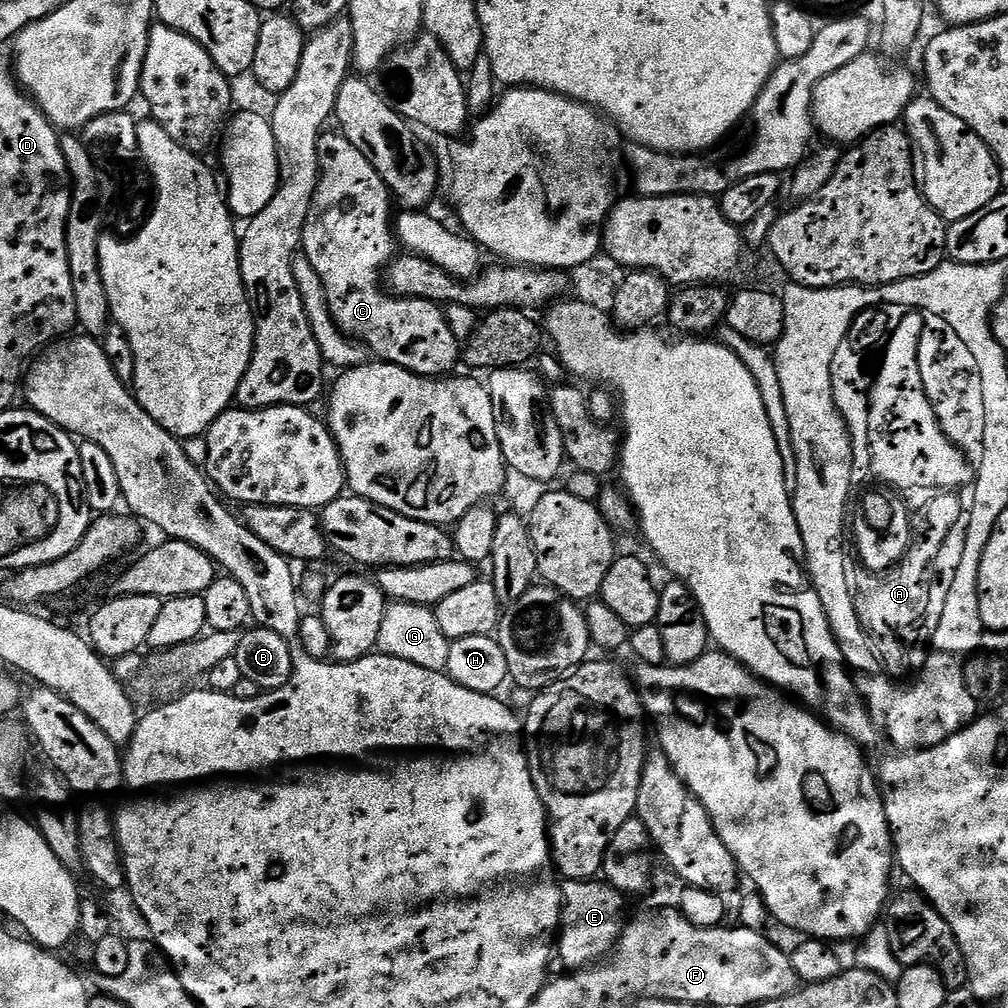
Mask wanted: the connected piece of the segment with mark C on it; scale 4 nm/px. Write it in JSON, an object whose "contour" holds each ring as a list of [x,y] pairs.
{"contour":[[[325,131],[321,135],[320,141],[318,142],[318,158],[320,159],[320,184],[316,187],[316,196],[312,199],[312,209],[304,227],[302,255],[309,259],[311,266],[313,266],[321,279],[322,286],[325,290],[325,301],[328,303],[329,314],[332,316],[333,322],[345,336],[351,338],[353,341],[359,342],[373,357],[379,358],[383,363],[397,364],[414,374],[429,378],[440,378],[445,374],[451,373],[448,371],[455,366],[456,360],[458,364],[462,356],[462,348],[454,338],[454,334],[450,334],[450,326],[444,317],[444,308],[434,303],[433,300],[405,300],[403,298],[397,298],[389,294],[382,287],[382,273],[392,263],[394,253],[398,248],[397,241],[394,239],[393,221],[390,219],[390,216],[388,220],[388,200],[390,201],[388,187],[382,182],[382,178],[376,173],[374,166],[370,166],[370,162],[362,154],[362,150],[357,150],[339,131]]]}

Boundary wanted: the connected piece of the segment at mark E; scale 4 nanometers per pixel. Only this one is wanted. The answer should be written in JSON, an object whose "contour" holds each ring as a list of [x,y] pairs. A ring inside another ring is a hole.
{"contour":[[[564,880],[560,885],[564,909],[560,915],[560,930],[558,939],[554,944],[554,956],[569,973],[579,972],[585,966],[592,966],[601,958],[607,957],[615,949],[617,940],[620,939],[622,923],[620,924],[620,911],[624,908],[626,896],[613,888],[607,882],[595,880]]]}

